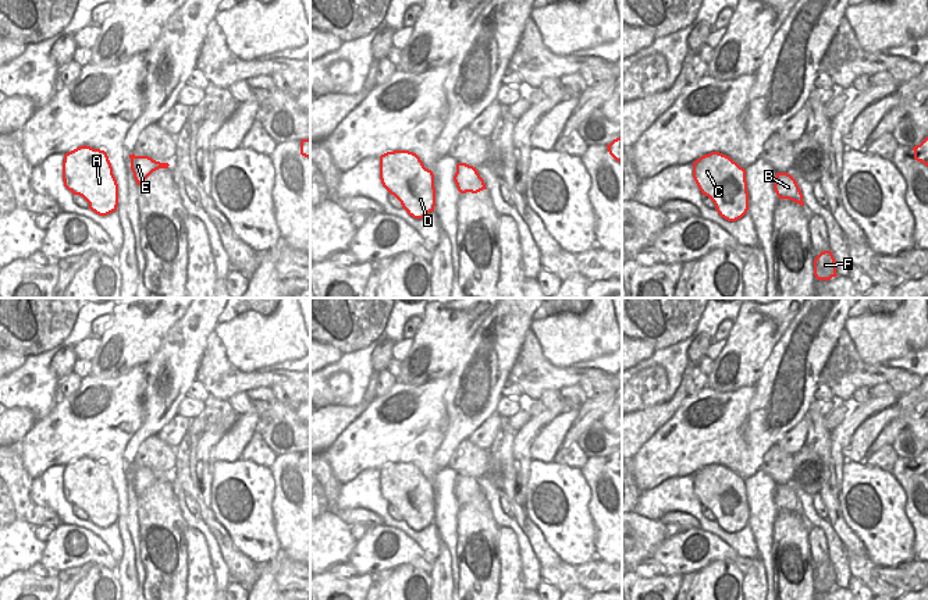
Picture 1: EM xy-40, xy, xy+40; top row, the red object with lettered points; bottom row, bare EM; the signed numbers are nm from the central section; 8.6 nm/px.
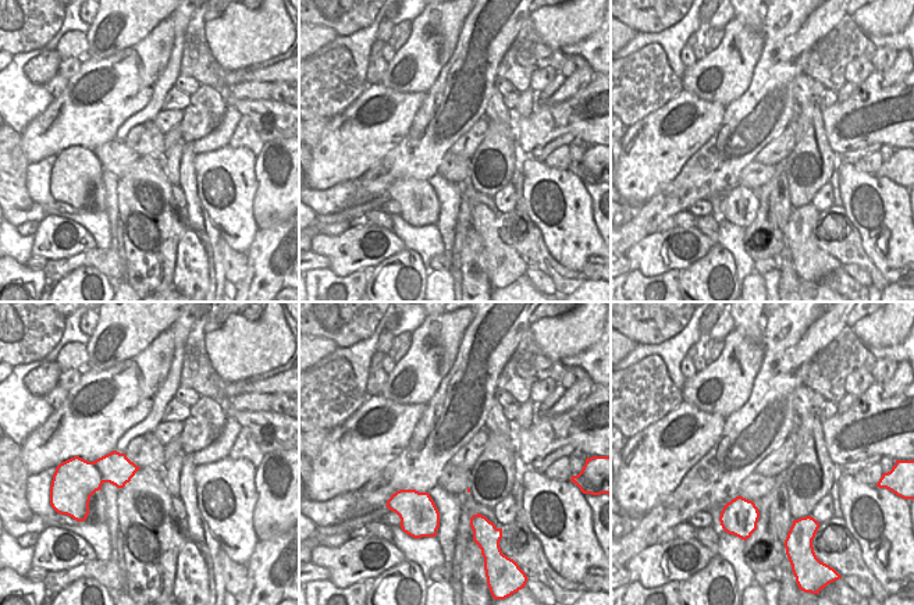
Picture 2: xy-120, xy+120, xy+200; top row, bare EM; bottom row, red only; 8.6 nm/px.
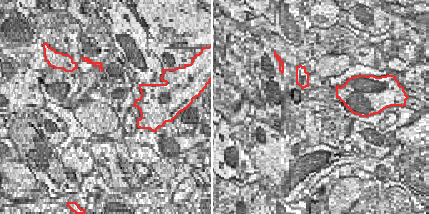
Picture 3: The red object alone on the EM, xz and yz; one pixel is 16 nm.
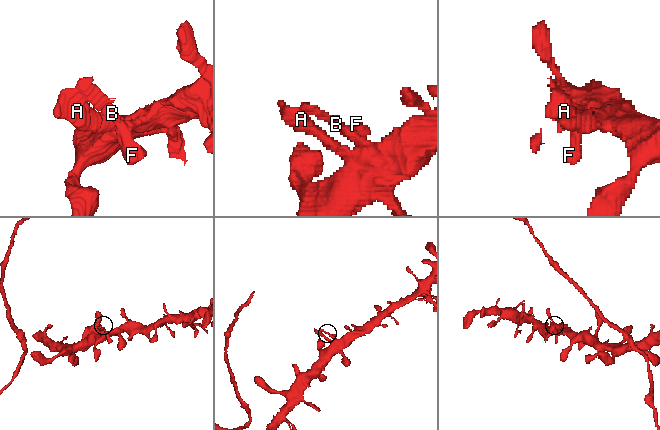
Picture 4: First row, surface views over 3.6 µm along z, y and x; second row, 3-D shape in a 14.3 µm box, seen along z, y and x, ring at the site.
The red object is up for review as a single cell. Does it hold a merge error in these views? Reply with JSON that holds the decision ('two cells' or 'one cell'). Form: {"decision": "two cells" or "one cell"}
{"decision": "one cell"}

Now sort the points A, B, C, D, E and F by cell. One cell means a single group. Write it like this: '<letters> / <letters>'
A B C D E F

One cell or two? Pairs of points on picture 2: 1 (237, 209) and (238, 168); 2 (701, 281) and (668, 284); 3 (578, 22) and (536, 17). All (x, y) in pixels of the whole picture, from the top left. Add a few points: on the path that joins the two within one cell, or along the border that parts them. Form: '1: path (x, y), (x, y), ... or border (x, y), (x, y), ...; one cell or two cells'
1: path (237, 199), (238, 178); one cell
2: border (680, 271), (678, 287); two cells
3: path (568, 22), (546, 20); one cell

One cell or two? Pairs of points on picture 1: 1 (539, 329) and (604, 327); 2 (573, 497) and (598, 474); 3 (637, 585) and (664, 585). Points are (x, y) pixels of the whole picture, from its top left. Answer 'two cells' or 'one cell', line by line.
1: one cell
2: two cells
3: one cell

